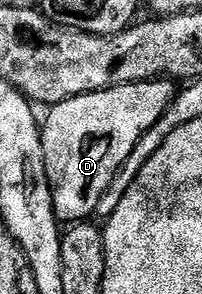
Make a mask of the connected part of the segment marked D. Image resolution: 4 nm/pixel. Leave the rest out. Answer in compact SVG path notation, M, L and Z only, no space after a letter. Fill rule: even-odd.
M148 79L144 83L118 85L105 91L95 91L67 99L55 104L49 110L52 112L48 116L43 116L40 140L56 218L61 224L75 225L95 216L98 201L102 201L102 193L106 193L115 175L123 168L127 157L134 152L139 139L166 113L177 92L177 84L171 79Z

